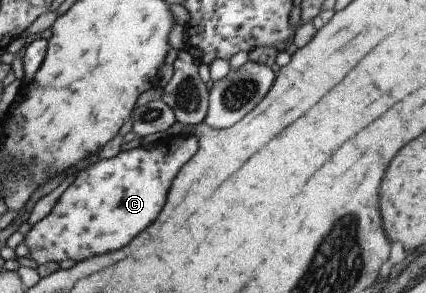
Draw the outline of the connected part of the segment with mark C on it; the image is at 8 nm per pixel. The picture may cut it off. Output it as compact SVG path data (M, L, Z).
M179 132L177 135L162 134L156 148L138 146L118 152L110 159L97 159L92 167L80 171L76 179L58 197L49 213L31 225L29 231L23 235L23 242L27 247L26 257L36 261L38 266L49 262L60 263L64 259L80 261L92 255L116 251L128 241L132 241L160 213L170 181L174 179L178 169L196 153L196 141L197 138L190 132Z

